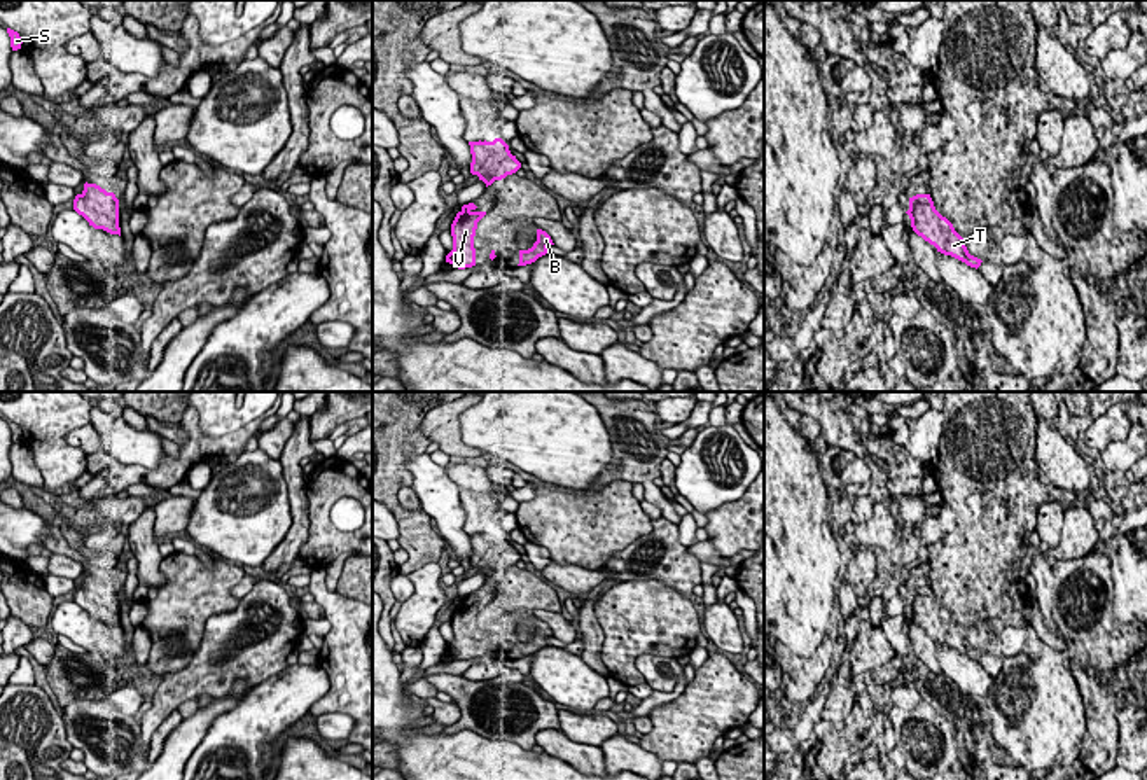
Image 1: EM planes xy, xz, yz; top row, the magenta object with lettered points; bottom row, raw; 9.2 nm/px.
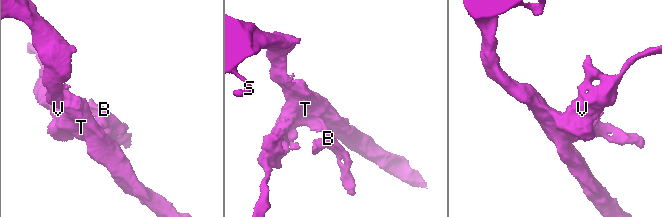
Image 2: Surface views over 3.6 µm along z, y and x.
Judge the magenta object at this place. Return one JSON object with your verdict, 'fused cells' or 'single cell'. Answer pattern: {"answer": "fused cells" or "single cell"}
{"answer": "single cell"}

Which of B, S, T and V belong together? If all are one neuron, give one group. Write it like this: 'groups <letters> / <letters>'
groups B S T V

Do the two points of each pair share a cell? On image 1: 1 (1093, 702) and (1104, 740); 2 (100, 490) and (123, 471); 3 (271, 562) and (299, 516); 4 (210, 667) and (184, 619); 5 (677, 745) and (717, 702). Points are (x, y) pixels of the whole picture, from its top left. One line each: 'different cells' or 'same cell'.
1: same cell
2: same cell
3: same cell
4: different cells
5: same cell

